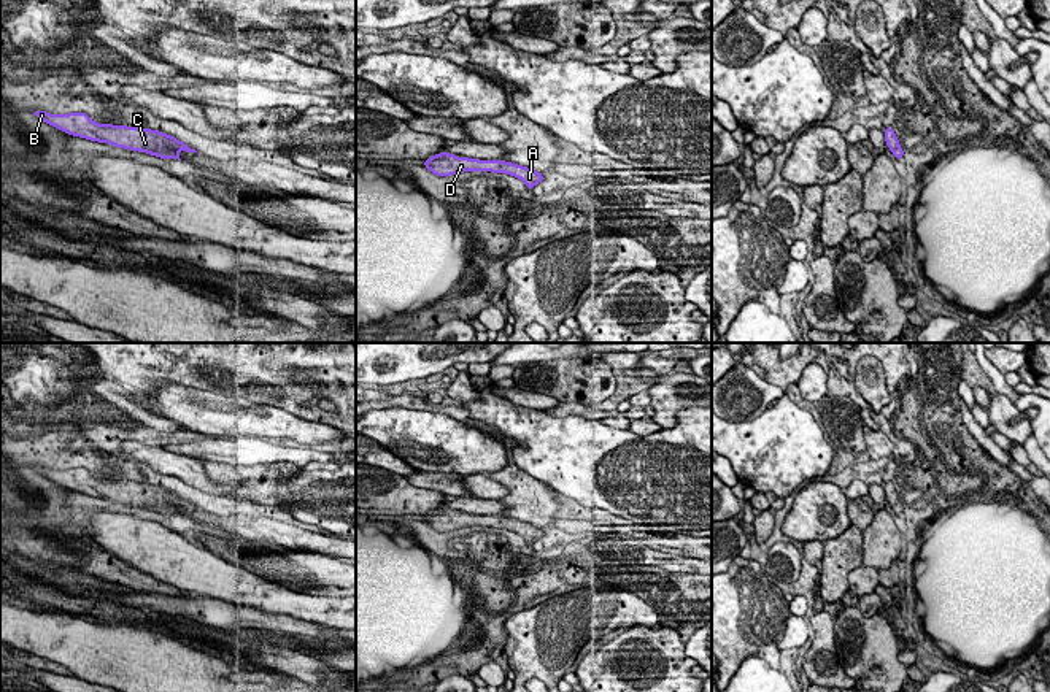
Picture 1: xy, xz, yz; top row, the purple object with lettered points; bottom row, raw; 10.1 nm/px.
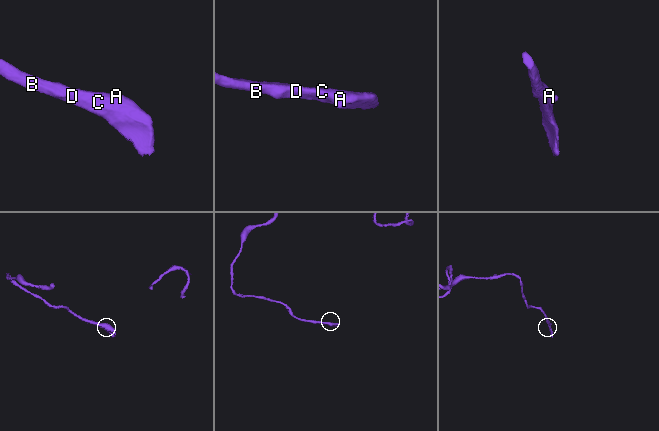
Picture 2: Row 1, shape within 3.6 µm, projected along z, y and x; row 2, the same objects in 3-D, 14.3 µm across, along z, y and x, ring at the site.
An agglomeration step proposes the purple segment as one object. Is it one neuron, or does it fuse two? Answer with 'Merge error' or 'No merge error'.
No merge error

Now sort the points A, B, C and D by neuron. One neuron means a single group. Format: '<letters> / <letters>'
A B C D

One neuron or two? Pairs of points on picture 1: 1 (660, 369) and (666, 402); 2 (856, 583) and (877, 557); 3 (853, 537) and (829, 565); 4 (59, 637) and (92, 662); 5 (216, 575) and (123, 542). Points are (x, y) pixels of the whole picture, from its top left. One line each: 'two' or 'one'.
1: one
2: two
3: one
4: one
5: one

